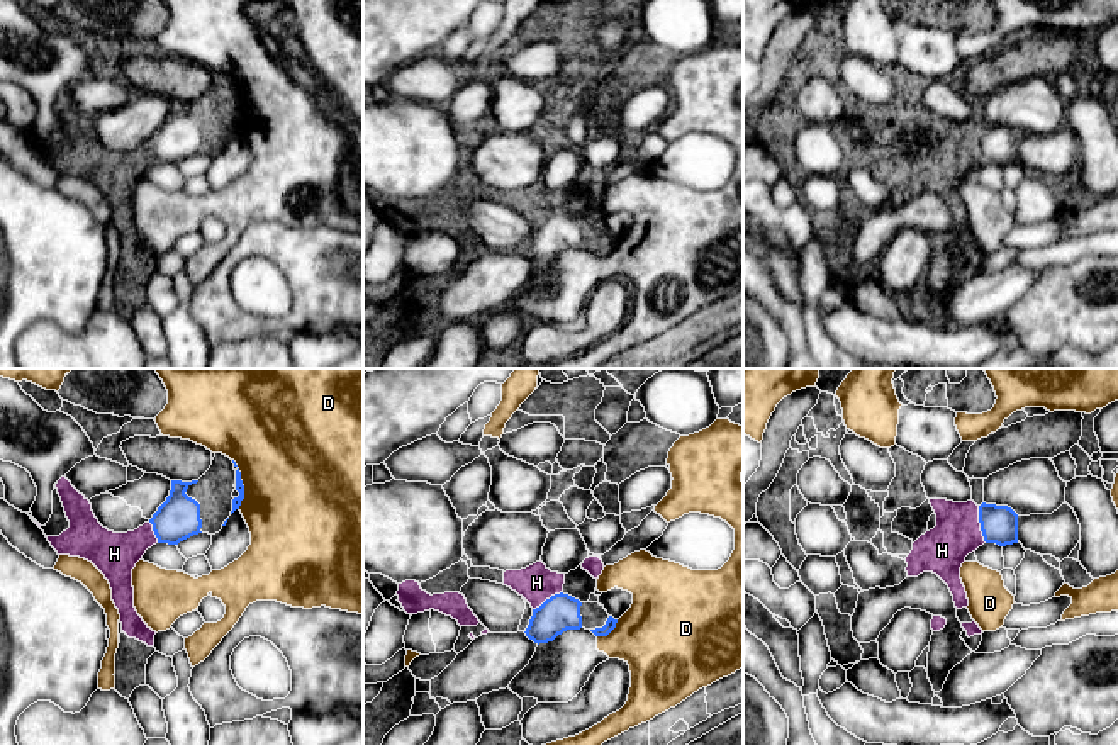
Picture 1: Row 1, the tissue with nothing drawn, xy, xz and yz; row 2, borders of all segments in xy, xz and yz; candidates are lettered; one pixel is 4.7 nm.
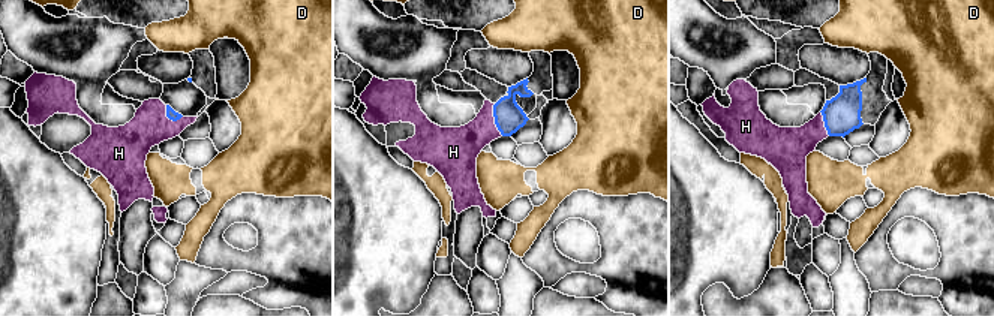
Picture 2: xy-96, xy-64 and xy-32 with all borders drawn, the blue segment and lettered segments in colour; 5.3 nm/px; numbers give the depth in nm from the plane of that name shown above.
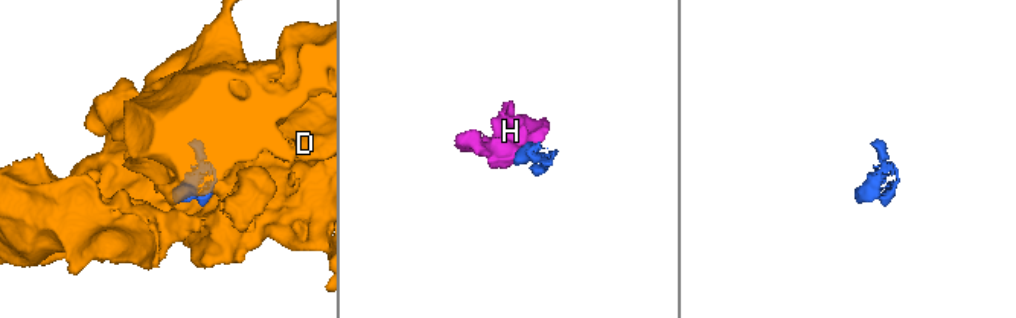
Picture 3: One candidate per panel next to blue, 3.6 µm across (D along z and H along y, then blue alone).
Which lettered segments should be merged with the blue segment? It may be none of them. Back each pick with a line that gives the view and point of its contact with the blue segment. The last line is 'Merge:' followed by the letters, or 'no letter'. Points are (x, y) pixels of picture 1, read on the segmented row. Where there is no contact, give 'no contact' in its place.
H: contact yz (981, 525)
Merge: H

